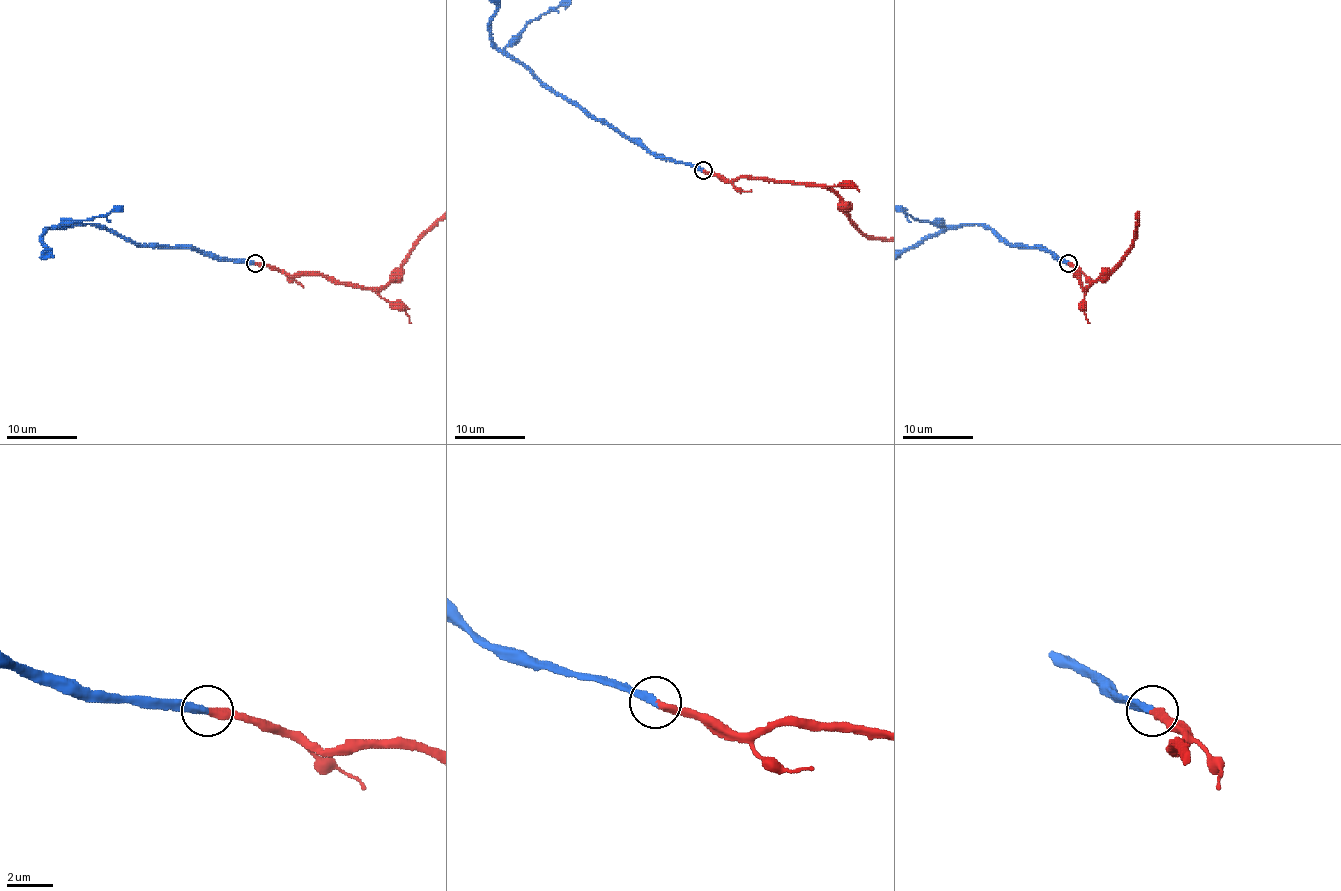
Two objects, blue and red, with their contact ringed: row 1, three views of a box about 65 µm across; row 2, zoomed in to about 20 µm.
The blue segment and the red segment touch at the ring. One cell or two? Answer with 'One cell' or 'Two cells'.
One cell

